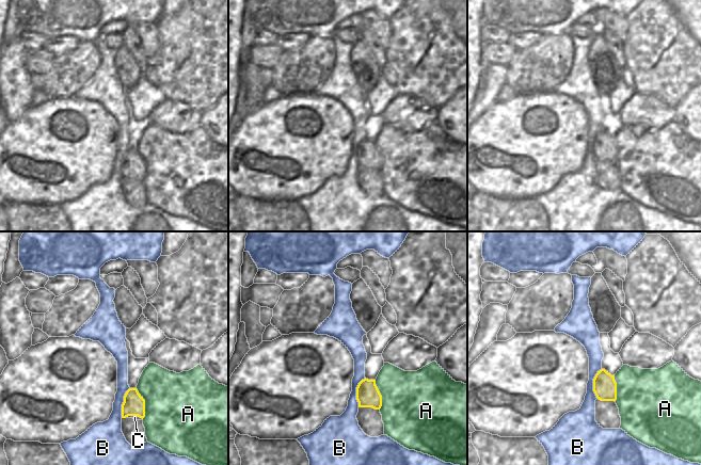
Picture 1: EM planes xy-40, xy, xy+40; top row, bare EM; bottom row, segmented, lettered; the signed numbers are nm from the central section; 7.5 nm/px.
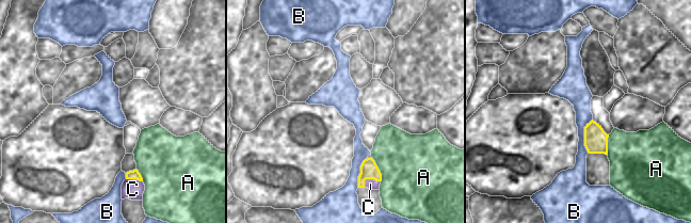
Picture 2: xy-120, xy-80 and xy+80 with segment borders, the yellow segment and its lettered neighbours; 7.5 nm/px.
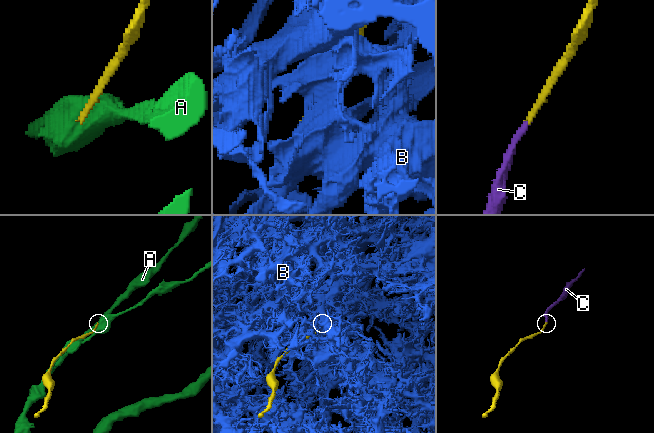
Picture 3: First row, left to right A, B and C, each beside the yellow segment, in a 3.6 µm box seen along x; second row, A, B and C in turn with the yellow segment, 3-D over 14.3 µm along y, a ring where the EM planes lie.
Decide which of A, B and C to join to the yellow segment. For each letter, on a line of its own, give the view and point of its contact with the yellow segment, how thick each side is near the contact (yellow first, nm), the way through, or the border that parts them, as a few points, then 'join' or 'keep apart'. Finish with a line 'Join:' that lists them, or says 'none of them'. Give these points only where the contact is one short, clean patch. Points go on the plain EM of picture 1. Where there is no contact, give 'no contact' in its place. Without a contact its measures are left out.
A: meets yellow in xy-40 at (144, 165); 170 nm thick on the yellow side, 500 nm on the other; keep apart
B: meets yellow in xy+40 at (593, 144); 180 nm thick on the yellow side, 140 nm on the other; keep apart
C: meets yellow in xy-40 at (134, 176); 170 nm thick on the yellow side, 30 nm on the other; runs through xy-40 (133, 165), (134, 176), (134, 178); join
Join: C

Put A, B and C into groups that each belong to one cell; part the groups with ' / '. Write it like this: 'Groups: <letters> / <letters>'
Groups: A / B / C

